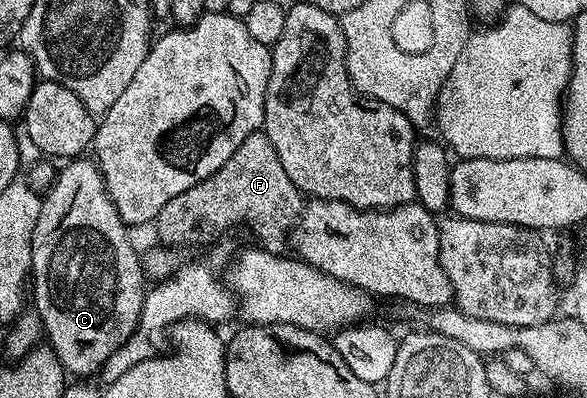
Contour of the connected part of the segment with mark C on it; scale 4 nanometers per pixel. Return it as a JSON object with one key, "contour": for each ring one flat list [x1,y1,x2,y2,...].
{"contour":[[73,158,64,165,65,168,53,180,53,185,49,188,49,193,44,193,41,209,39,210,39,222,35,222,35,234,33,235,33,245,31,246,31,262,33,270,31,273,31,300,35,305,35,311,42,320,44,328,44,339,47,341,48,347,53,349,54,354,59,358,61,365,65,367,66,373,75,375,77,378,89,378,92,374,100,373,101,368,107,362,107,358,111,358,111,354,115,354,115,350,119,350,119,346,123,346,123,342,127,342,127,338,131,338,131,334,137,328,137,323,141,317,141,307,145,301,145,293,147,291,146,273,143,271,143,260,133,249,133,244,129,241,130,229,123,222,123,218,119,218,119,210,115,210,115,202,111,202,111,198,105,189,105,183,101,177,101,171,98,170,96,163,89,158]]}

